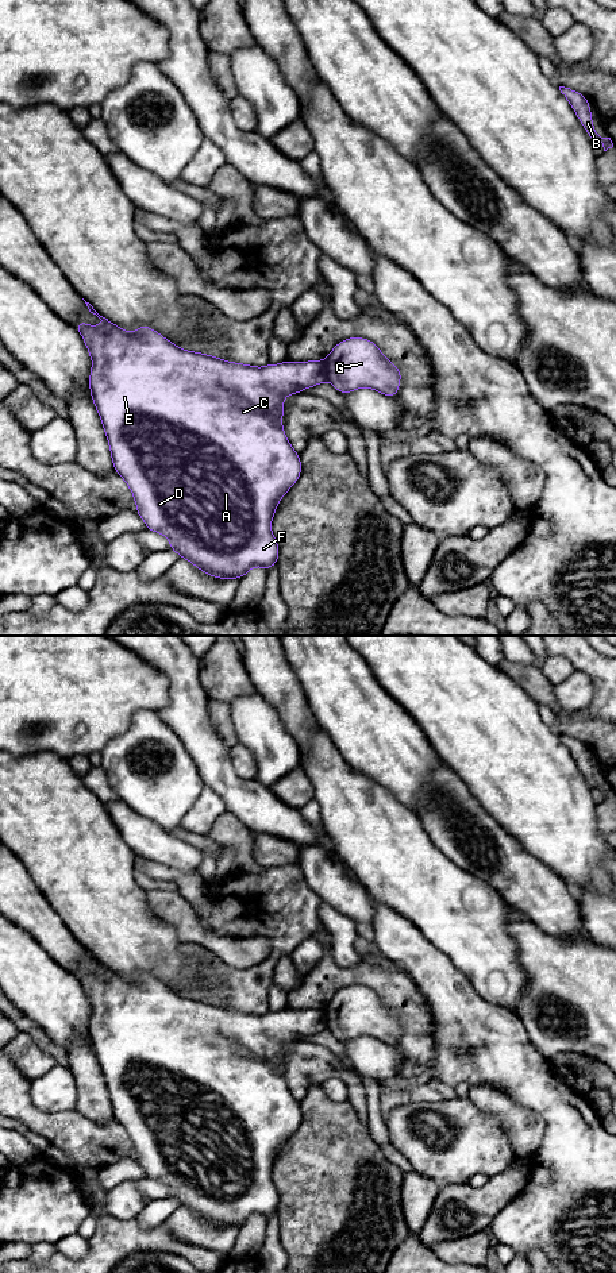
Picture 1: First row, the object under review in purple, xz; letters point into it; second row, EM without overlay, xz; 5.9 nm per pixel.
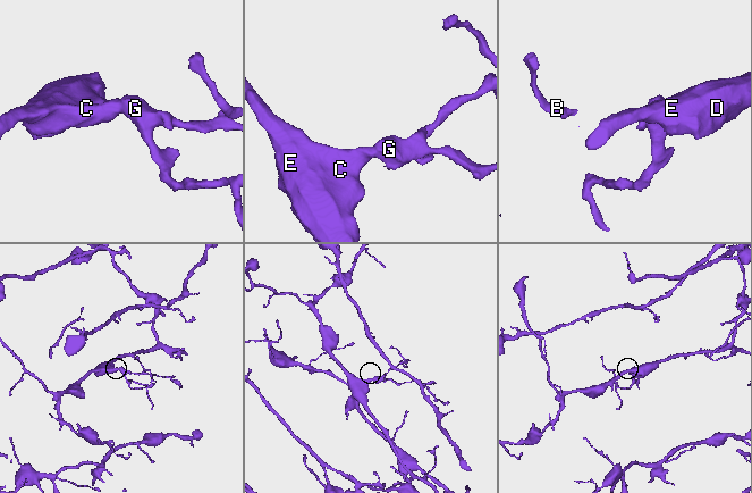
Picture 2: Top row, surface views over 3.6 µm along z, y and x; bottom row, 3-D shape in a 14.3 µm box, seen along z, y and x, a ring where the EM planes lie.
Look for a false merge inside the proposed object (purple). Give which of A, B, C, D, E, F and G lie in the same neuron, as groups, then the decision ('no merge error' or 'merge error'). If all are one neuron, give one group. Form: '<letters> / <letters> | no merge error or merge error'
A C D E F / B G | merge error

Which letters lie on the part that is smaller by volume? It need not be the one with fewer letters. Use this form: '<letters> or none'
B, G

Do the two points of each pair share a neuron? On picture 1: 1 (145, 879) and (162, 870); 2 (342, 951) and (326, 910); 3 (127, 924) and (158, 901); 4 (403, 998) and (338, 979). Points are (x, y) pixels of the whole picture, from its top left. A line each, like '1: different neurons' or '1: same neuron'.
1: different neurons
2: same neuron
3: different neurons
4: same neuron

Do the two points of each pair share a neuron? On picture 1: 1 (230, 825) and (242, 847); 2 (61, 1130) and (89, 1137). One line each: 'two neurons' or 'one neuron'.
1: one neuron
2: one neuron

